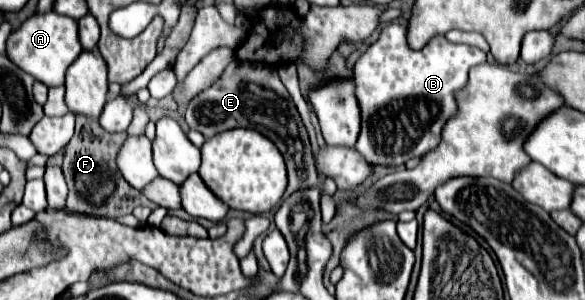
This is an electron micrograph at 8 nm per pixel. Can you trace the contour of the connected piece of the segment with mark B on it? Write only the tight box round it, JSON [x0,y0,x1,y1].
[353,21,487,165]

